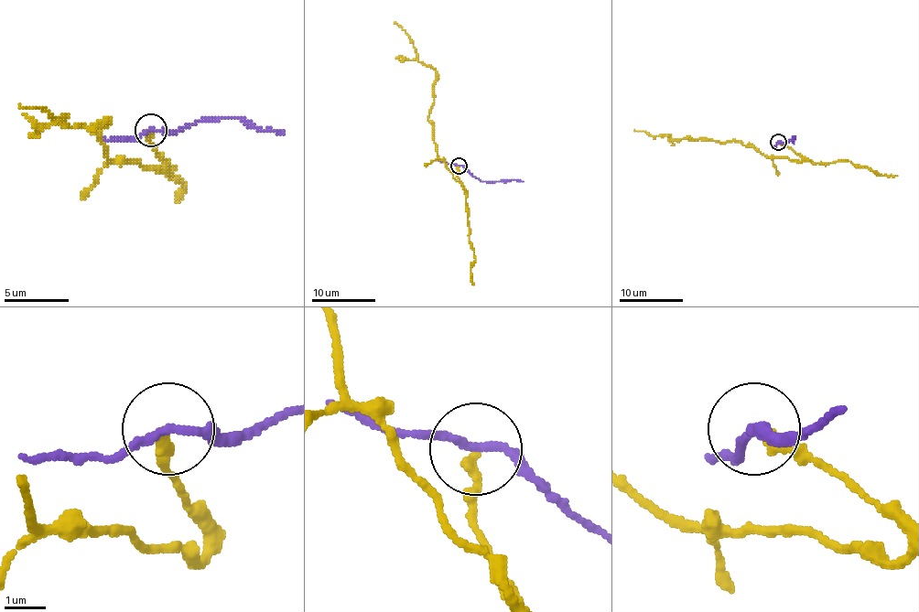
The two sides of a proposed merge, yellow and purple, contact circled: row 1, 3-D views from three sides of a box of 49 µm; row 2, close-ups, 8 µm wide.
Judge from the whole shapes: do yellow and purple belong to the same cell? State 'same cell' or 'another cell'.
another cell

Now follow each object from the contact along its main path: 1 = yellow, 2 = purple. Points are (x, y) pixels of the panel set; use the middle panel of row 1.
1: (458, 166), (464, 189), (440, 159), (434, 125), (427, 119), (436, 71), (419, 61), (413, 41), (394, 22)
2: (458, 166), (462, 166), (481, 181), (523, 181)

